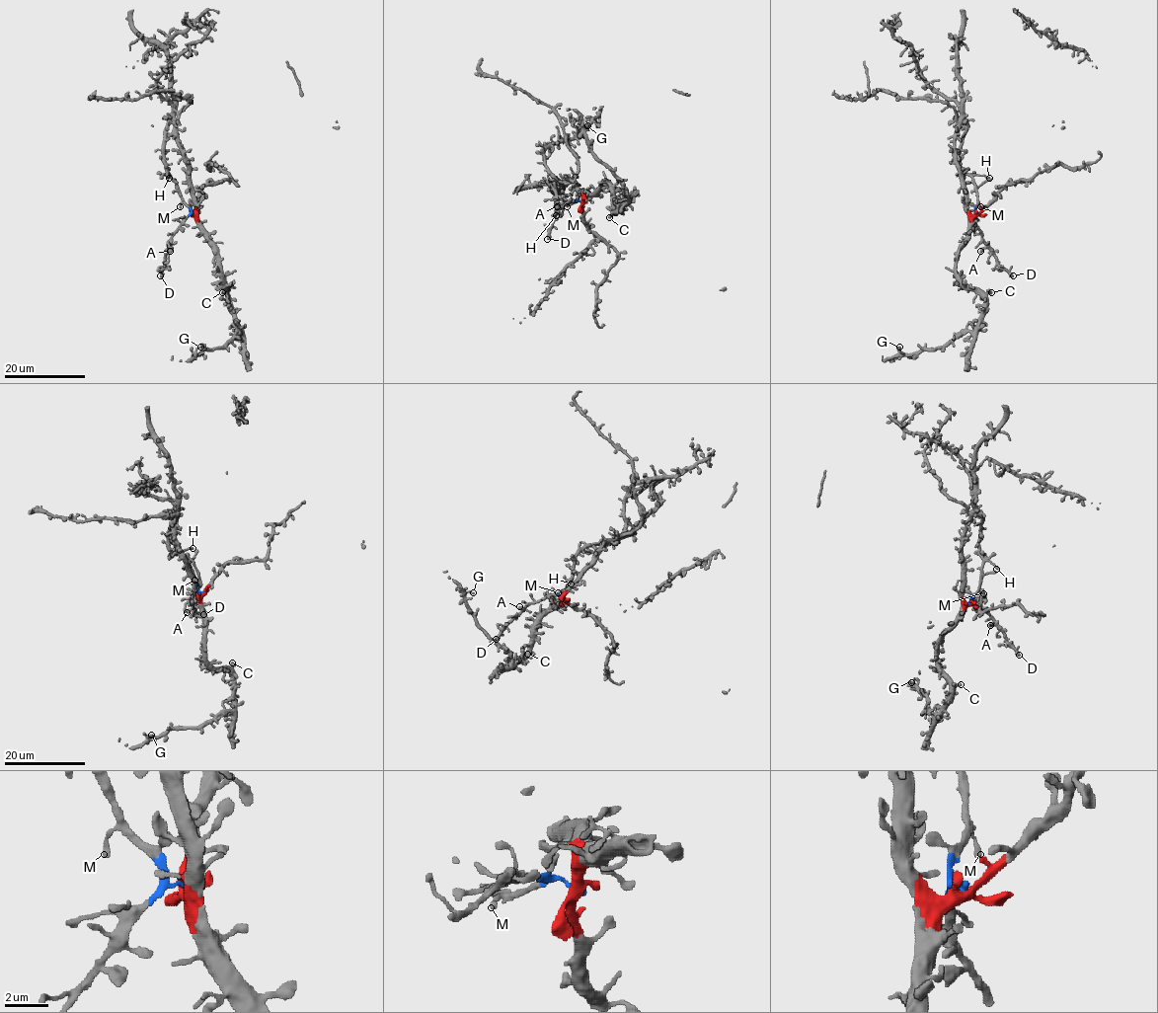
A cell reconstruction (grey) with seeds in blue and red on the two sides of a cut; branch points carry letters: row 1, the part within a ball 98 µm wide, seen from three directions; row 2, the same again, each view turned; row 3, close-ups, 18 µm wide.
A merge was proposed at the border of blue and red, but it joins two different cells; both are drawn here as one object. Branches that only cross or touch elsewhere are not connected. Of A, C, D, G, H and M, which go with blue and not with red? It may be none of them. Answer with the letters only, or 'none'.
A, D, H, M

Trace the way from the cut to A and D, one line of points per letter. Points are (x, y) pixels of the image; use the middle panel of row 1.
A: (582, 202), (570, 200), (557, 211), (556, 206)
D: (582, 202), (570, 200), (559, 207), (552, 218), (547, 239)

